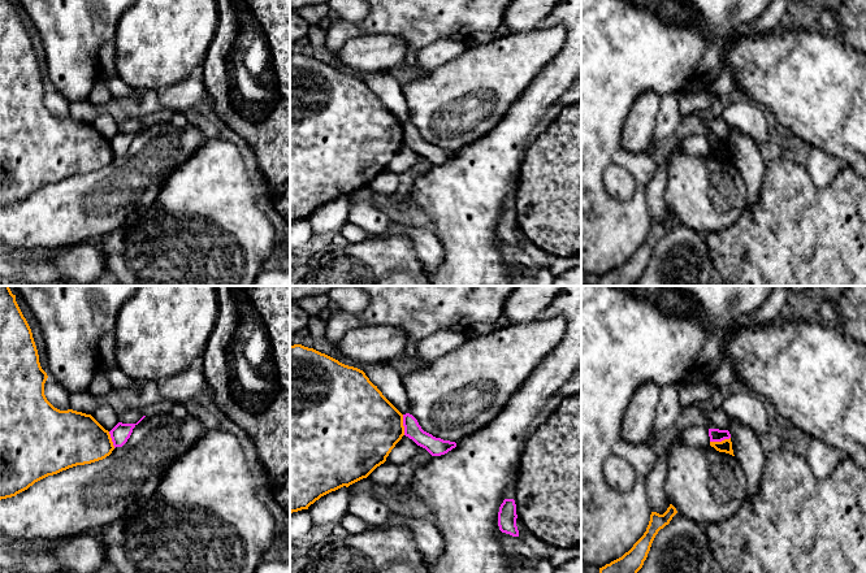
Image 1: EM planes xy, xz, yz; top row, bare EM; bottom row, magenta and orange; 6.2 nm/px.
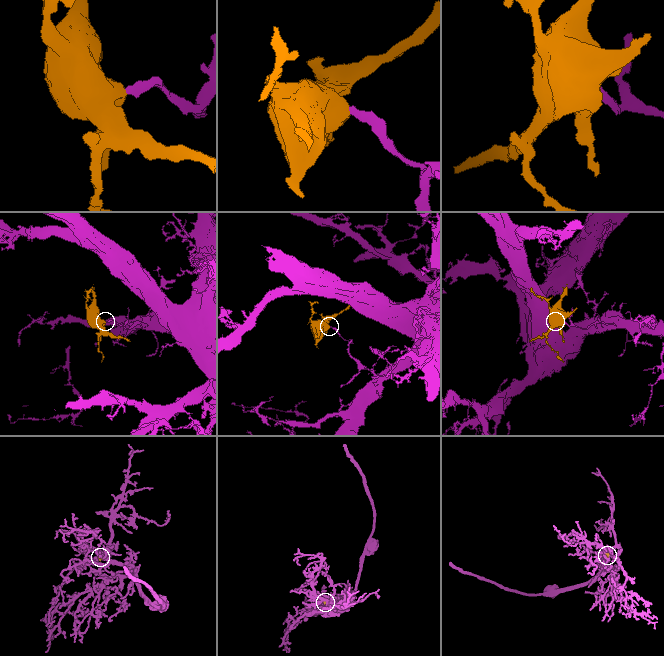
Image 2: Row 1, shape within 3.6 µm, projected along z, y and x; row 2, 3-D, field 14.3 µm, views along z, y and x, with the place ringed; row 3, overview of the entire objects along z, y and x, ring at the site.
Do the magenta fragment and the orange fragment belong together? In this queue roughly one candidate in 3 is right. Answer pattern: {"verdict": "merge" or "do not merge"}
{"verdict": "do not merge"}

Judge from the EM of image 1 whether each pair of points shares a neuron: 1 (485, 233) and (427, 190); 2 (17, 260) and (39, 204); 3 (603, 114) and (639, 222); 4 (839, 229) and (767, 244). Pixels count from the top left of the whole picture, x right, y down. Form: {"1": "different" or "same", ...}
{"1": "same", "2": "different", "3": "same", "4": "same"}

